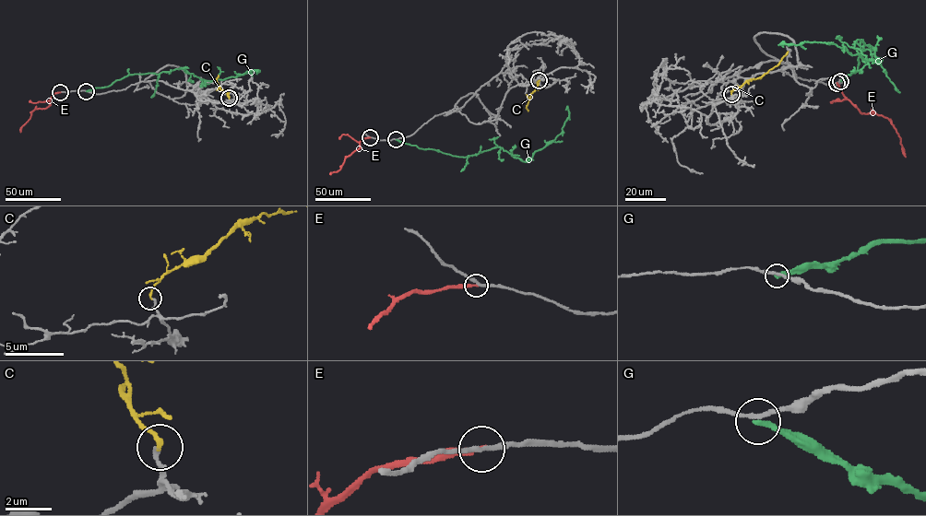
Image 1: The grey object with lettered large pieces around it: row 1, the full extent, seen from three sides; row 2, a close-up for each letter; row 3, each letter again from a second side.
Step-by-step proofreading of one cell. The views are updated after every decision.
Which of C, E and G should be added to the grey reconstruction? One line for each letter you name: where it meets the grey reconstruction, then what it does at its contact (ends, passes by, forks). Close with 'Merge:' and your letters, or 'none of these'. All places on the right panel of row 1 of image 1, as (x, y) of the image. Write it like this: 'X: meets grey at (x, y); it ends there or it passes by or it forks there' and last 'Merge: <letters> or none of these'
C: meets grey at (731, 94); it ends there
Merge: C

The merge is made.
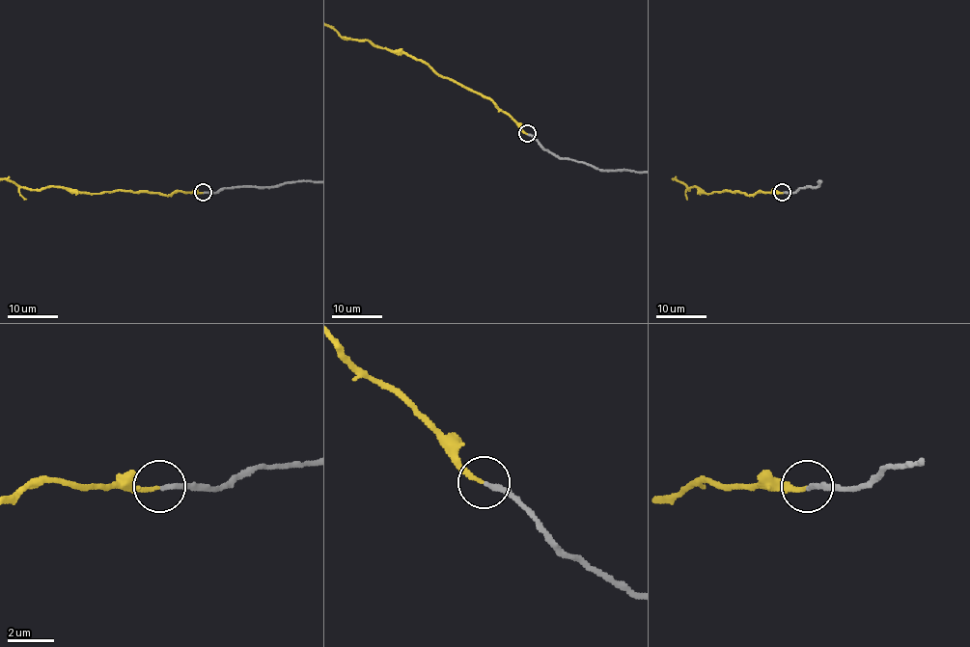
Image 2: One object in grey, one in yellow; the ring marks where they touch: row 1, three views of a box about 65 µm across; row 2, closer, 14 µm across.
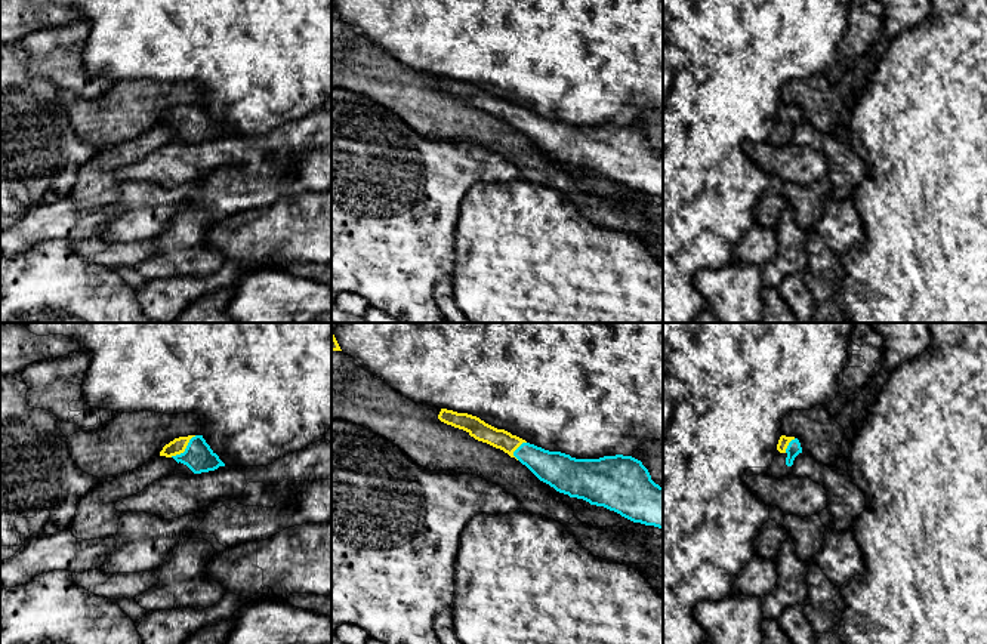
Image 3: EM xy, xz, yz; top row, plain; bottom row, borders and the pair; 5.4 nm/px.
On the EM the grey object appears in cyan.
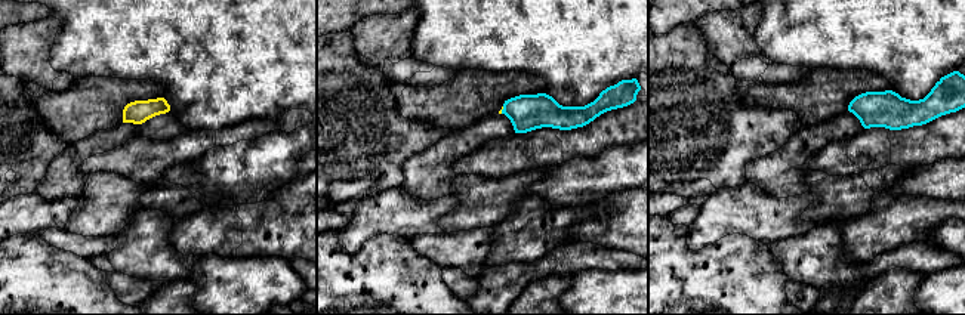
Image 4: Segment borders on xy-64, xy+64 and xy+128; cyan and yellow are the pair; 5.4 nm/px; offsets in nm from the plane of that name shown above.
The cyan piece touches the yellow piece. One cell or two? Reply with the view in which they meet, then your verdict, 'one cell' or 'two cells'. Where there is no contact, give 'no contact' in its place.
meets cyan in xy; one cell

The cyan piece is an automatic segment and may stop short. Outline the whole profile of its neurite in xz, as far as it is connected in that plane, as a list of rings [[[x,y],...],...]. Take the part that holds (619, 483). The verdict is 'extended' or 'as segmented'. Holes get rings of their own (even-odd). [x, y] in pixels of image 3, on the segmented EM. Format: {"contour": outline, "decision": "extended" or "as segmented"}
{"contour": [[[441,409],[438,419],[503,450],[559,493],[604,506],[633,523],[663,529],[663,487],[632,456],[576,459],[530,444],[468,413]]], "decision": "extended"}

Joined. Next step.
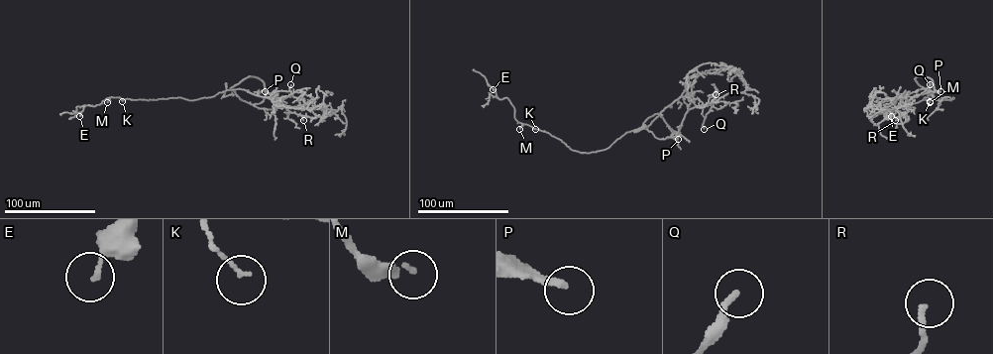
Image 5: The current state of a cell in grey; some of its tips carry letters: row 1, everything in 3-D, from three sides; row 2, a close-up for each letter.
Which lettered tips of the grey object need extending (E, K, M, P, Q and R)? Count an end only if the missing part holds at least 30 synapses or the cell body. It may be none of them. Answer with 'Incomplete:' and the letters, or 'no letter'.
Incomplete: P, R

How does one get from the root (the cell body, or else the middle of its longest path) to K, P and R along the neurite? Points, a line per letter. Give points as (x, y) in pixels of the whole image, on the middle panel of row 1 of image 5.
K: (637, 129), (626, 132), (606, 149), (589, 153), (573, 151), (561, 140), (535, 129)
P: (637, 129), (649, 117), (658, 114), (677, 133), (678, 139)
R: (637, 129), (649, 117), (658, 114), (678, 134), (685, 113), (711, 102), (716, 94)

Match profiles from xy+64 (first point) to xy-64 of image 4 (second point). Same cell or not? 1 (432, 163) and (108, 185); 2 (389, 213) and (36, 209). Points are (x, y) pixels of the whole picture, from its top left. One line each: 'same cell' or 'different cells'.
1: different cells
2: same cell

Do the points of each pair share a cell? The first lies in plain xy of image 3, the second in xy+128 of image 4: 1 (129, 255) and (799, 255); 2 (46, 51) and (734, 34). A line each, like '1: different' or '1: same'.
1: same
2: same

